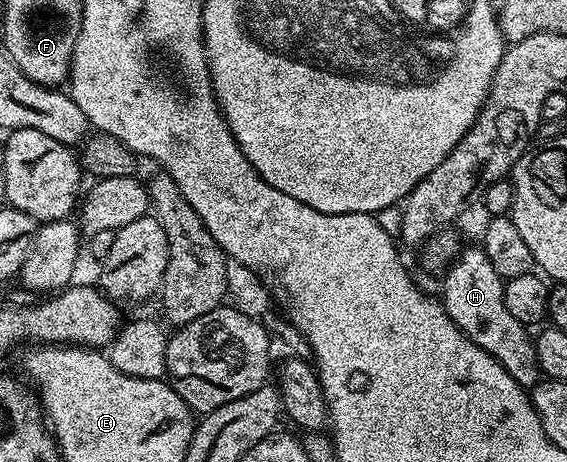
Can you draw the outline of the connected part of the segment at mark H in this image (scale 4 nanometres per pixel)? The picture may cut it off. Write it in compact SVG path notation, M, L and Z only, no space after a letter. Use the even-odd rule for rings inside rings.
M481 248L463 249L449 269L445 271L444 278L446 278L446 283L442 286L440 301L446 307L446 314L449 318L473 342L480 344L480 348L484 348L484 352L488 352L488 356L495 358L504 368L504 372L508 372L508 376L512 376L512 380L516 380L516 384L527 388L537 386L540 381L540 371L536 360L534 338L531 331L523 326L520 320L516 320L516 316L512 316L512 312L508 312L508 304L504 304L504 279L498 275L496 268L492 268L492 260L488 260L488 256Z

